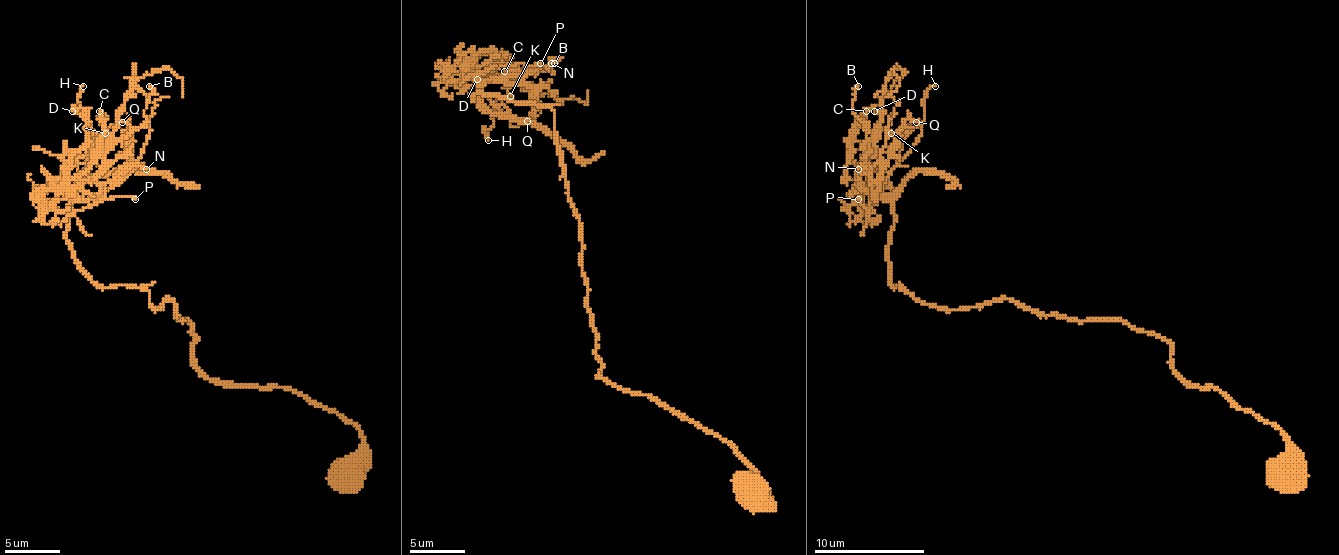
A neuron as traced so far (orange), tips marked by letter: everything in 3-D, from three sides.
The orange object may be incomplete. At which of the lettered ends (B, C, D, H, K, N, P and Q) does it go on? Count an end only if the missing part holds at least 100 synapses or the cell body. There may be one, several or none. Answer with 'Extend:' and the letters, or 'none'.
Extend: none

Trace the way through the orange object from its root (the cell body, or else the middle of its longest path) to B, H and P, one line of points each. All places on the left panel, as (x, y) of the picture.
B: (343, 481), (351, 423), (213, 381), (169, 299), (102, 287), (72, 252), (72, 193), (146, 122), (149, 86)
H: (343, 481), (351, 423), (213, 381), (169, 299), (102, 287), (75, 257), (83, 86)
P: (343, 481), (351, 423), (213, 381), (169, 299), (80, 265), (69, 202), (135, 199)

